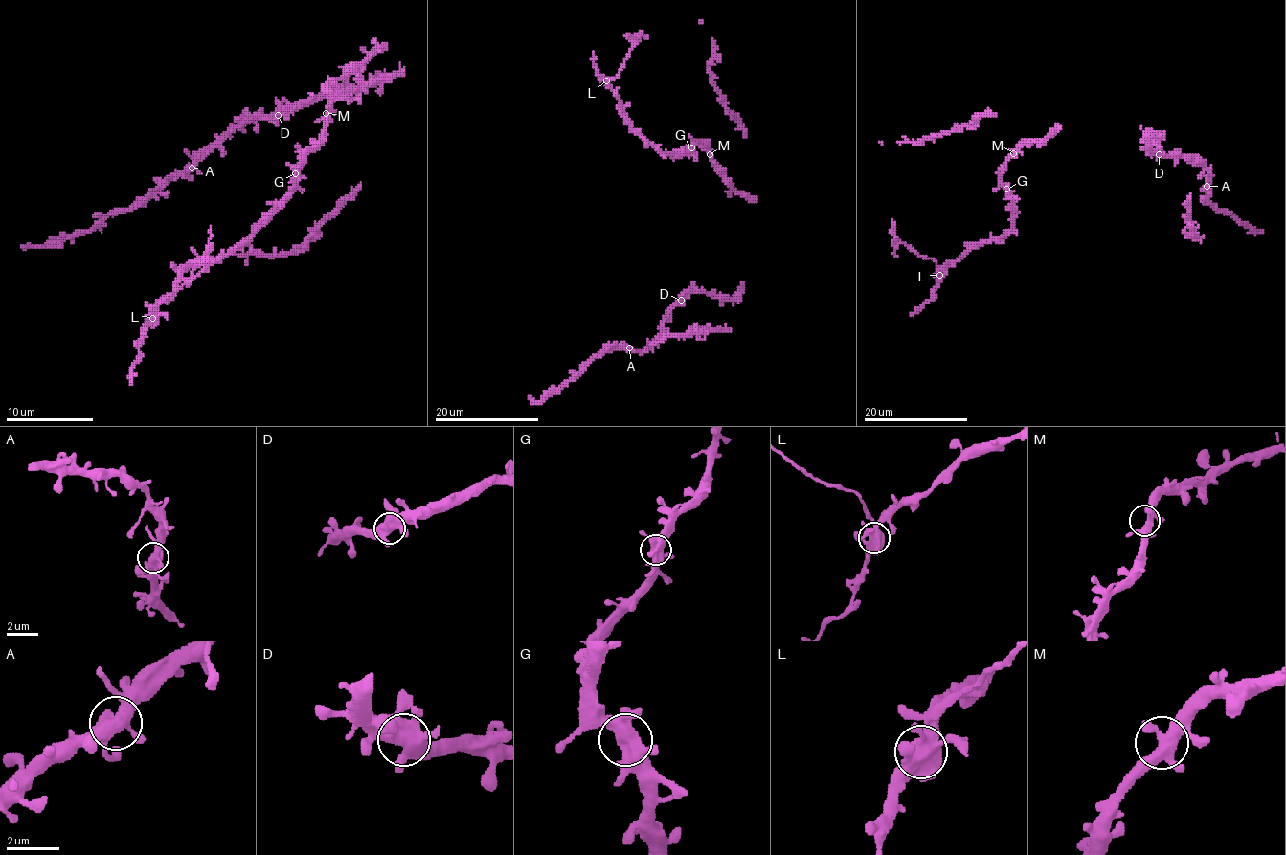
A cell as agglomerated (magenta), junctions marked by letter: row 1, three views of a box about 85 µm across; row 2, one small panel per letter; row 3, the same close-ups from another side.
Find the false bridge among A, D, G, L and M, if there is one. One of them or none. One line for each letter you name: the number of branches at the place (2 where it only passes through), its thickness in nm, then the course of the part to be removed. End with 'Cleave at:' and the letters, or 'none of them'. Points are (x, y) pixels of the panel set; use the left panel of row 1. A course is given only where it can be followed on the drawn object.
L: 6 branches meet; 600 nm thick; foreign part runs (151, 317), (154, 308), (182, 286), (206, 257), (204, 267), (187, 286)
Cleave at: L

